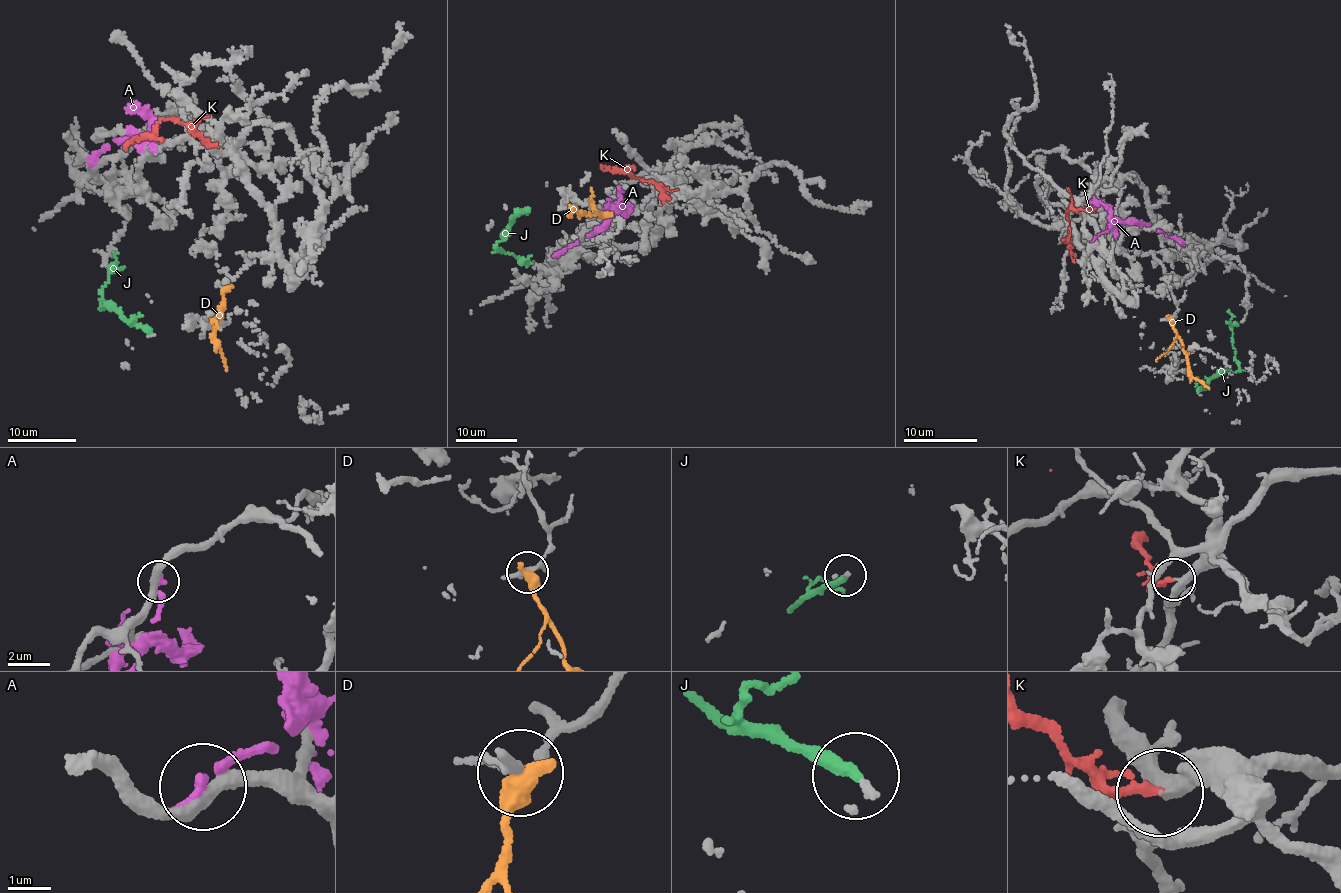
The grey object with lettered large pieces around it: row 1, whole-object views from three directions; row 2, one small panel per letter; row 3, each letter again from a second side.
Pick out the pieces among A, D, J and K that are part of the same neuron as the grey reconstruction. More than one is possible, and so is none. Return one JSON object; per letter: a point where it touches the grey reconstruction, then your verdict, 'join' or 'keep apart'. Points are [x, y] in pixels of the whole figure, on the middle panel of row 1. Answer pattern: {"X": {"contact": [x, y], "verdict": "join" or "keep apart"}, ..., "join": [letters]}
{"A": {"contact": [619, 191], "verdict": "keep apart"}, "D": {"contact": [606, 215], "verdict": "keep apart"}, "J": {"contact": [528, 209], "verdict": "join"}, "K": {"contact": [669, 198], "verdict": "join"}, "join": ["J", "K"]}

